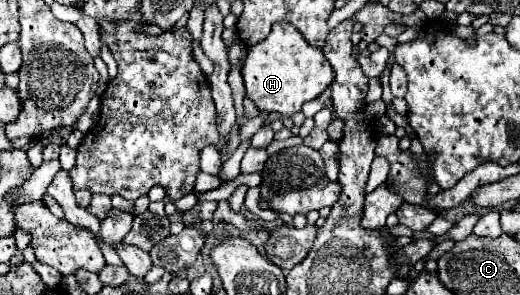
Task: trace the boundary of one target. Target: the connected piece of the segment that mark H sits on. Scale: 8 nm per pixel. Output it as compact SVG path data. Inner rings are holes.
M276 22L264 42L248 48L248 56L242 64L242 78L248 98L260 112L294 116L304 102L320 96L332 84L334 70L322 50L312 48L292 24Z

